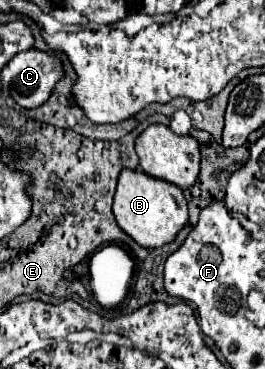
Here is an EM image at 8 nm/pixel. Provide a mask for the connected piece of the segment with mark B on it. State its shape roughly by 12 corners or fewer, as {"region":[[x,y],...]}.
{"region":[[122,170],[116,224],[142,248],[170,244],[188,224],[182,190]]}

